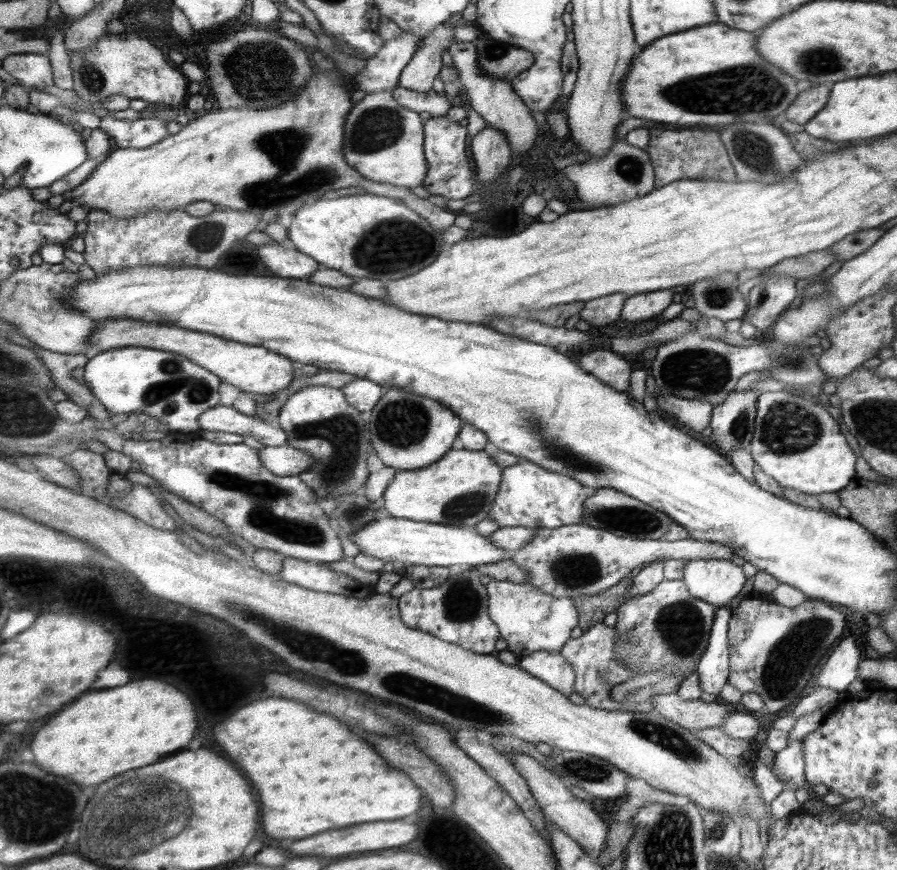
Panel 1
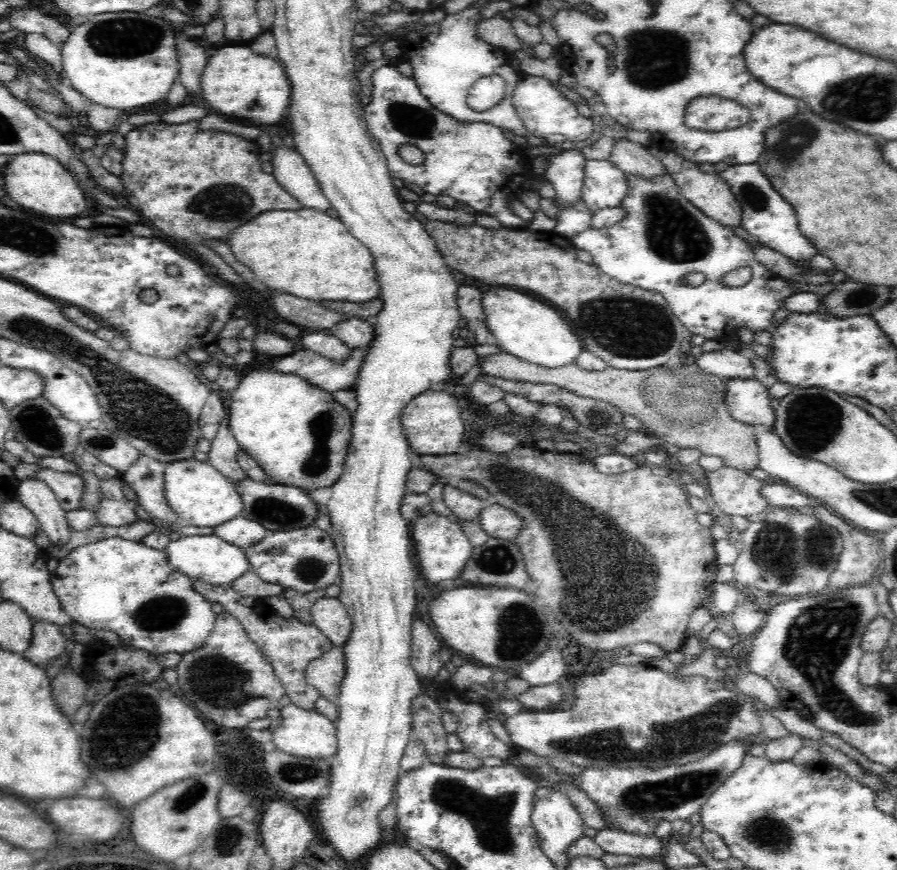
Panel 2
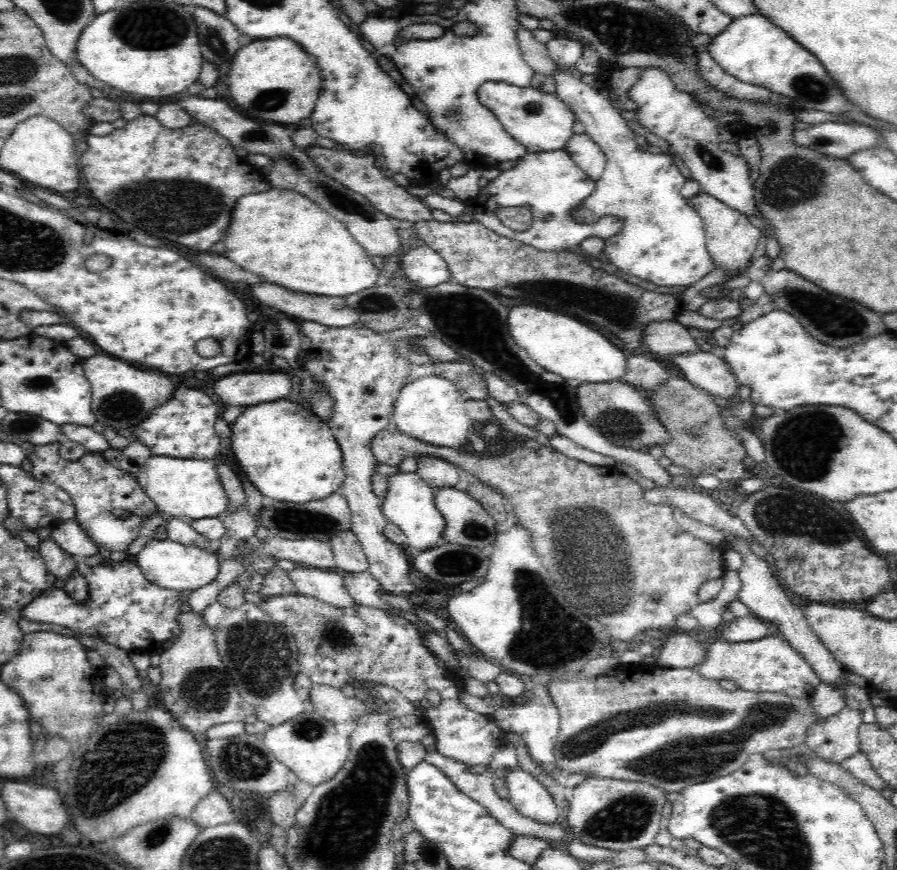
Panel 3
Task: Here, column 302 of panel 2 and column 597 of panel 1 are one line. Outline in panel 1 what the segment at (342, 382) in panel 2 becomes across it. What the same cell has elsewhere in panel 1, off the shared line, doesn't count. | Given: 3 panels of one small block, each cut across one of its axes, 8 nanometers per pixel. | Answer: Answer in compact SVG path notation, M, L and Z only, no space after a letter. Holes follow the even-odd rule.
M596 349L589 354L580 356L578 364L582 370L589 371L590 374L613 387L614 390L622 392L629 390L632 368L624 357L618 358L614 352Z

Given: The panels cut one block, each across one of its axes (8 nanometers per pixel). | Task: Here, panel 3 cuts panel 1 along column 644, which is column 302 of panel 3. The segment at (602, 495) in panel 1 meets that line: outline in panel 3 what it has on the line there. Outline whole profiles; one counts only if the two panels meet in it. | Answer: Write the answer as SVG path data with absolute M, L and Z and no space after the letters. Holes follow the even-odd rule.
M340 491L322 499L311 499L310 502L292 504L292 502L272 502L264 506L259 514L258 522L269 530L270 536L298 540L313 538L326 542L328 538L338 532L351 530L351 512L348 501Z

